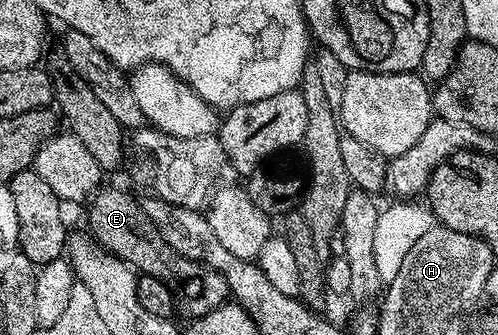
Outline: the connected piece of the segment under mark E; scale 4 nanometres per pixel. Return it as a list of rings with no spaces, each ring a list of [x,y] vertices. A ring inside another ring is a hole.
[[[100,187],[91,197],[87,208],[87,224],[90,235],[105,252],[111,253],[136,273],[152,276],[165,282],[175,295],[175,312],[178,315],[194,318],[209,314],[214,308],[228,303],[227,283],[220,272],[193,262],[173,250],[157,230],[157,226],[145,214],[142,203],[134,200],[127,192],[119,188]],[[91,227],[91,228],[90,228]]]

